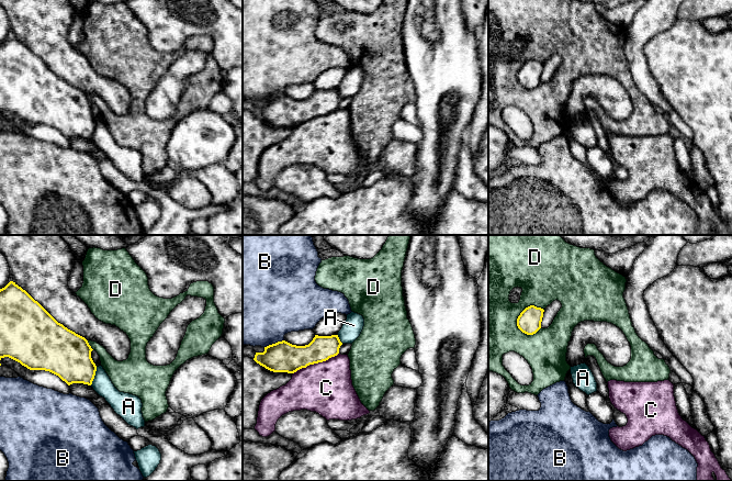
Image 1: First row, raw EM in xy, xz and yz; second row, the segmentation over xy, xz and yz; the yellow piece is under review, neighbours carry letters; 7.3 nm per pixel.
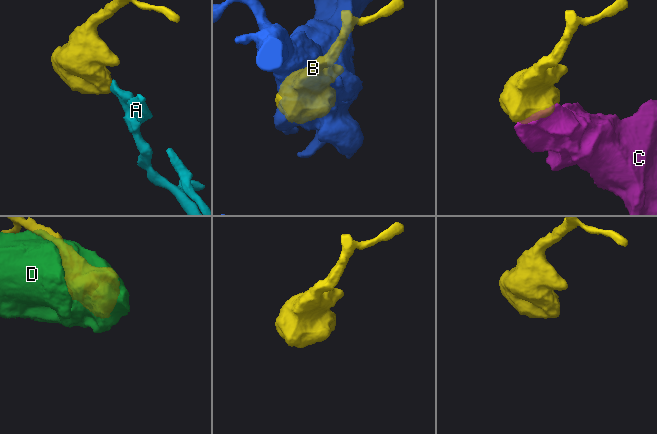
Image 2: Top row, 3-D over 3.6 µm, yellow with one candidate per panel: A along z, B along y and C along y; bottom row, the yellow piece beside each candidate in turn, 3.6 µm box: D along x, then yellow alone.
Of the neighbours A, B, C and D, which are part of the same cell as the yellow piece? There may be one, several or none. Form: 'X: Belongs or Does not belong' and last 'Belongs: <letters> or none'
A: Does not belong
B: Does not belong
C: Does not belong
D: Does not belong
Belongs: none

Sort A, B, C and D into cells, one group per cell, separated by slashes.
A / B / C / D

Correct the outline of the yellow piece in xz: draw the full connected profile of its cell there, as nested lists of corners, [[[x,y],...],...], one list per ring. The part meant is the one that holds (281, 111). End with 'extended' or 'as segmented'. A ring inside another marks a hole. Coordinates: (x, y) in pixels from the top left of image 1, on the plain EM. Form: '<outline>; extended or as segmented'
[[[315,89],[313,94],[305,100],[296,100],[282,94],[264,101],[263,107],[256,107],[254,114],[273,126],[294,127],[309,119],[337,110],[341,99],[338,89]]]; as segmented

